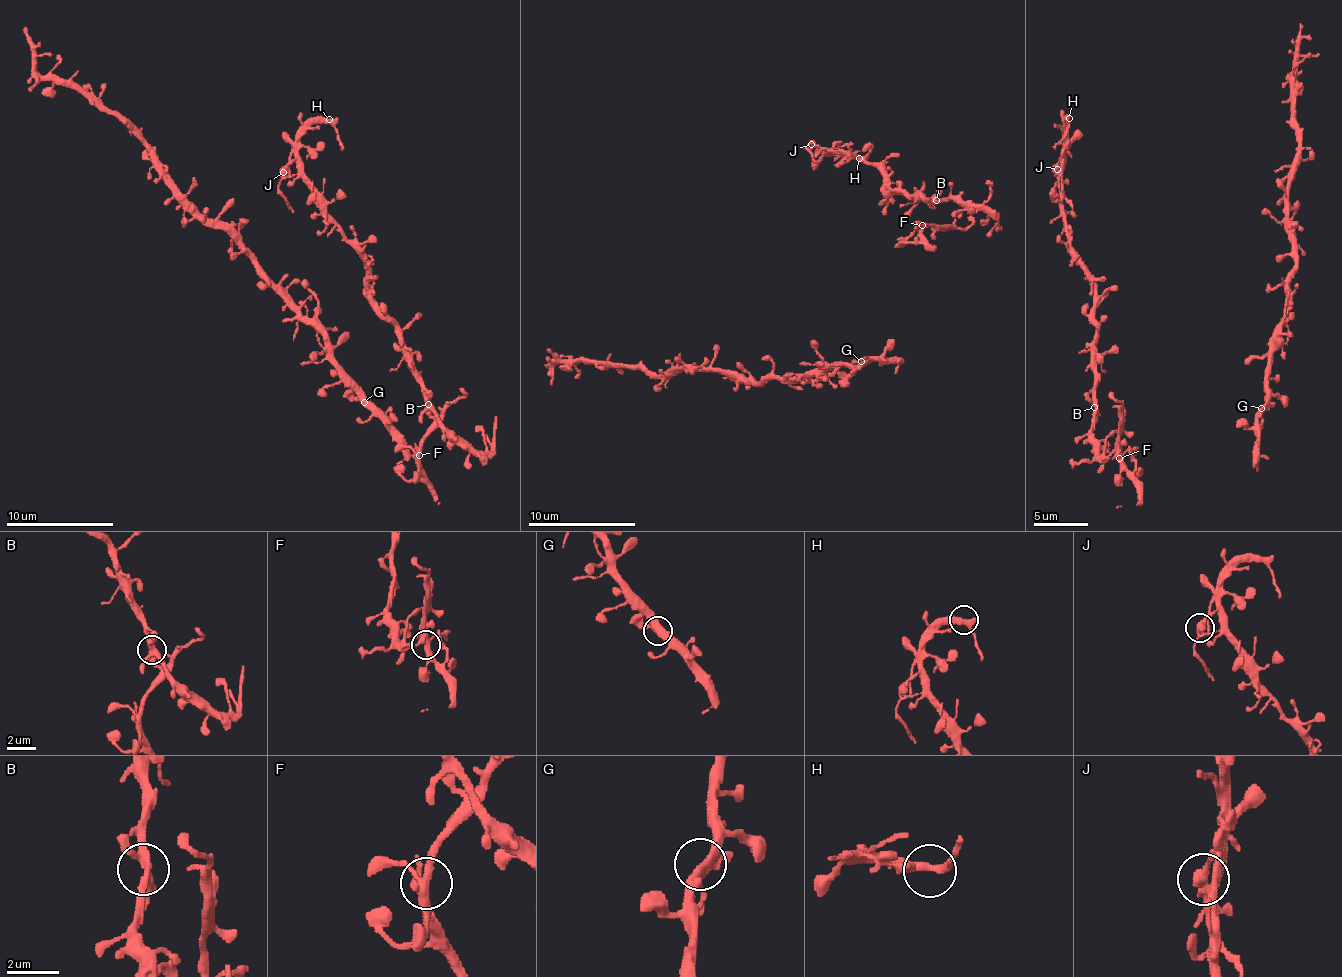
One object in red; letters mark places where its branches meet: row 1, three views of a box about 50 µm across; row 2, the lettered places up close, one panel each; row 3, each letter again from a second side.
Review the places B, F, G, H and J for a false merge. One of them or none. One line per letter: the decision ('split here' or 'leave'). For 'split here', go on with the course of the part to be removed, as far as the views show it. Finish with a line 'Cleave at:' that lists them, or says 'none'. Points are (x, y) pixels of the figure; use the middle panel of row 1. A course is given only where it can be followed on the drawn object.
B: leave
F: leave
G: leave
H: leave
J: split here; course (810, 144), (806, 147), (818, 161)
Cleave at: J

